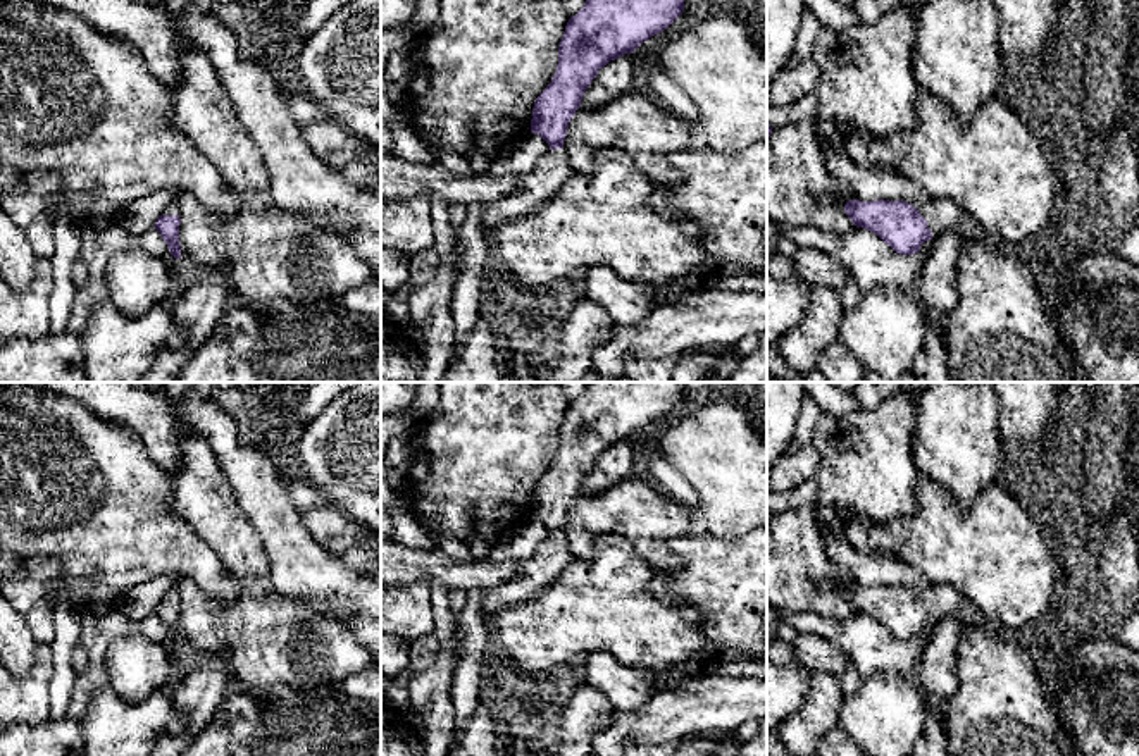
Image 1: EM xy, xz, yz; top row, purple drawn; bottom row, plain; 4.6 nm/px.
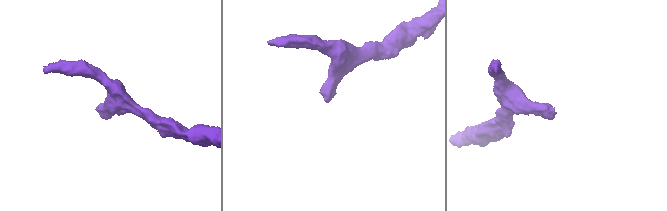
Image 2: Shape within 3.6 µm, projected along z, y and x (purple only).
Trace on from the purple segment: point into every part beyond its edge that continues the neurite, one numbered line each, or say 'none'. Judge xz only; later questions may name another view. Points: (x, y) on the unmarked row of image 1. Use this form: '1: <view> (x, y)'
1: xz (540, 570)

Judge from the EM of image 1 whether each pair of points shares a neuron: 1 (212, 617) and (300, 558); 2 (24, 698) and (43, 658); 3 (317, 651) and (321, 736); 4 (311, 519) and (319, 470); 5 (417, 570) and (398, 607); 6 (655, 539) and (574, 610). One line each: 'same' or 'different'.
1: different
2: same
3: different
4: different
5: different
6: different

